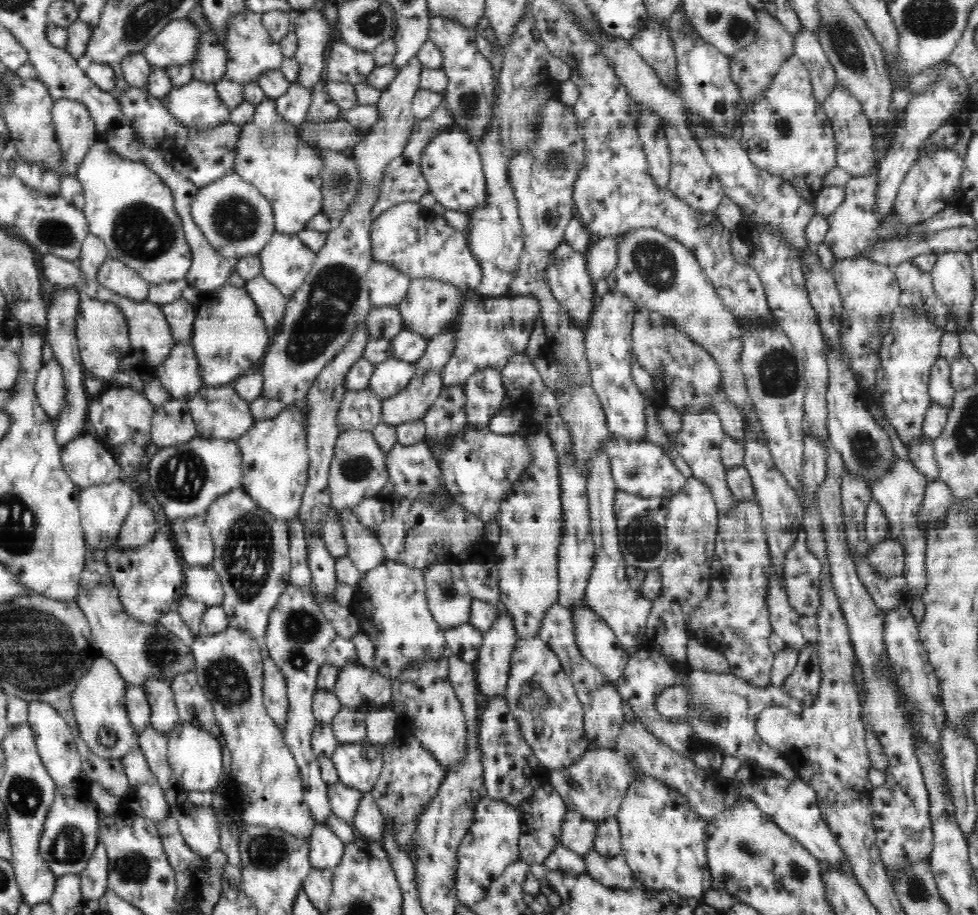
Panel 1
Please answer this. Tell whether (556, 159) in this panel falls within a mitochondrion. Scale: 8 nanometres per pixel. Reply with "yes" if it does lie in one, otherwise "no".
yes

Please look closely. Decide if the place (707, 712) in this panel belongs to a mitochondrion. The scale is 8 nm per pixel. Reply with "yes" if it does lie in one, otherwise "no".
yes

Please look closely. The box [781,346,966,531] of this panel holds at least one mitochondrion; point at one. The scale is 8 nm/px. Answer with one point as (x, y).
(861, 443)

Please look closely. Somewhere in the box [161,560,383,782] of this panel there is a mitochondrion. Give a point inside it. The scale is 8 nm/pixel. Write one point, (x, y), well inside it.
(227, 680)

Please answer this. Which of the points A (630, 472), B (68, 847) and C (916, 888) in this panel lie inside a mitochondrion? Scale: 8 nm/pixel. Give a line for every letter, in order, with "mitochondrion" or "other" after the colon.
A: mitochondrion
B: mitochondrion
C: mitochondrion

